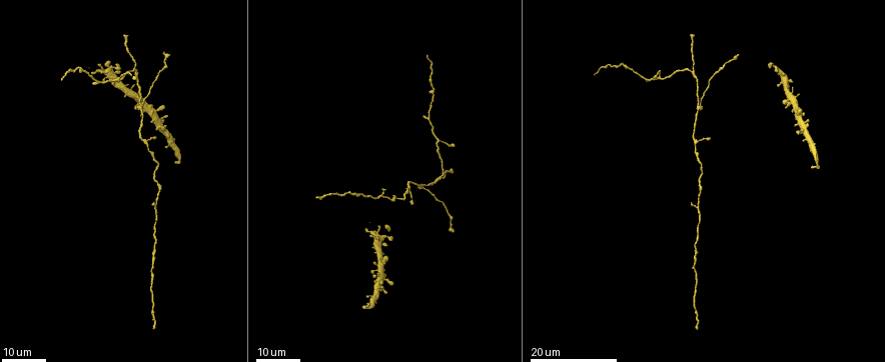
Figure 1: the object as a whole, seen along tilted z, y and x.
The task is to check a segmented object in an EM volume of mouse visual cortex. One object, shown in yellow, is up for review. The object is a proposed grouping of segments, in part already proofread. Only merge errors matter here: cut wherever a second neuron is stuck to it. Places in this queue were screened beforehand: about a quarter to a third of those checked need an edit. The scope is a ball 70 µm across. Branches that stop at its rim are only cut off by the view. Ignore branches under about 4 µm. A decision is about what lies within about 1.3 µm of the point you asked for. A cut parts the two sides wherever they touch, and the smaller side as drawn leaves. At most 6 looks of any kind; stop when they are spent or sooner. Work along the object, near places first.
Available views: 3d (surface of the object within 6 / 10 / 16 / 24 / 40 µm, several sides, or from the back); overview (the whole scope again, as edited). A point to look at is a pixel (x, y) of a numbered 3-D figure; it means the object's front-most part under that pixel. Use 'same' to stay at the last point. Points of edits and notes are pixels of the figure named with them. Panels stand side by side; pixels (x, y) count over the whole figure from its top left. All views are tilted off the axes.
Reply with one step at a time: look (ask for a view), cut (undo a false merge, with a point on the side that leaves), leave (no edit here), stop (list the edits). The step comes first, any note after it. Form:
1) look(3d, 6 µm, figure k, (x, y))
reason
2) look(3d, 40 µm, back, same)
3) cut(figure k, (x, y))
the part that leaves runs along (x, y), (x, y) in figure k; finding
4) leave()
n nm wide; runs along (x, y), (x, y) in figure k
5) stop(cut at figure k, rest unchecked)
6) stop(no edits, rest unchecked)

look(3d, 16 µm, figure 1, (692, 71))

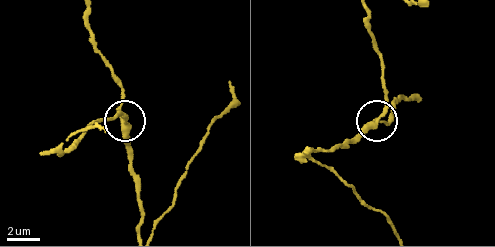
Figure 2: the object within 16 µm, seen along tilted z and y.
look(3d, 6 µm, figure 2, (375, 118))
zoom in

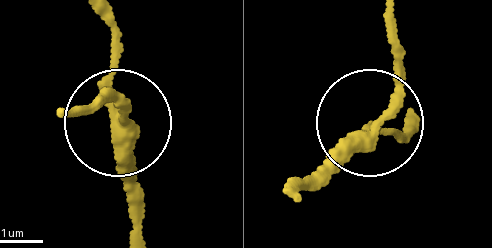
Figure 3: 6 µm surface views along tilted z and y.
leave()
side arm 10 µm; runs along (135, 229), (133, 176), (116, 134), (118, 30) in figure 3; continuous, no second neuron

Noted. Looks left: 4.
look(3d, 24 µm, figure 1, (660, 77))
a fork

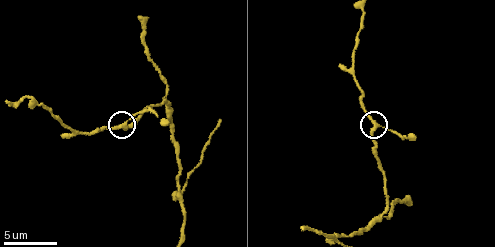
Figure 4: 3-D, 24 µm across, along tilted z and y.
look(3d, 6 µm, figure 4, (123, 126))

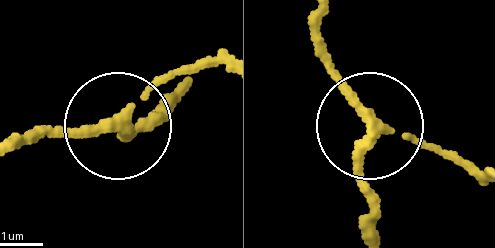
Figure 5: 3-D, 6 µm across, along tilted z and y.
leave()
3 arms; runs along (381, 235), (371, 132), (396, 132), (474, 178) in figure 5; one neuron here

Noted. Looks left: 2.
look(3d, 6 µm, figure 4, (337, 235))
four arms meet

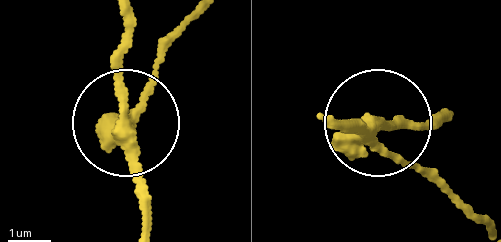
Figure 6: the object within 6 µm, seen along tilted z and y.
look(3d, 6 µm, back, figure 6, (124, 118))
from behind

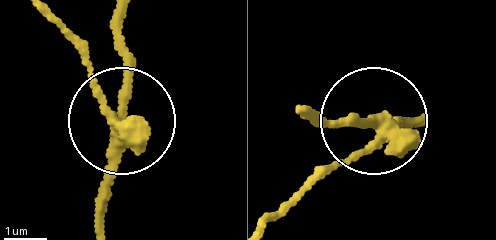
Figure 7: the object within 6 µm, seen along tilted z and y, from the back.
leave()
300 nm wide; runs along (272, 219), (360, 150), (369, 128), (315, 126) in figure 7; one neuron here

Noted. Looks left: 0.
stop(no edits, rest unchecked)

